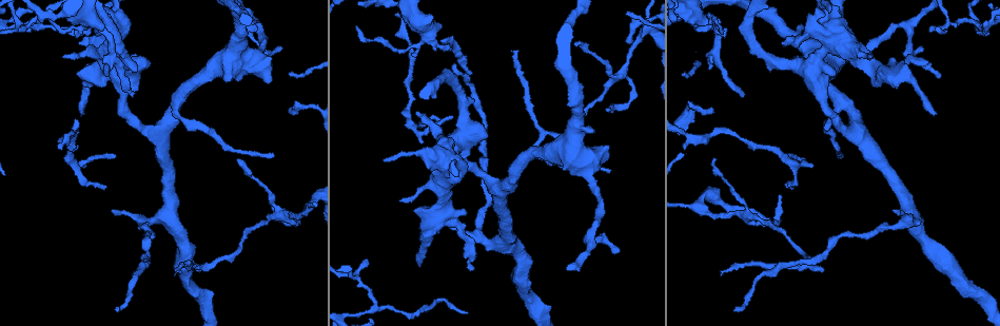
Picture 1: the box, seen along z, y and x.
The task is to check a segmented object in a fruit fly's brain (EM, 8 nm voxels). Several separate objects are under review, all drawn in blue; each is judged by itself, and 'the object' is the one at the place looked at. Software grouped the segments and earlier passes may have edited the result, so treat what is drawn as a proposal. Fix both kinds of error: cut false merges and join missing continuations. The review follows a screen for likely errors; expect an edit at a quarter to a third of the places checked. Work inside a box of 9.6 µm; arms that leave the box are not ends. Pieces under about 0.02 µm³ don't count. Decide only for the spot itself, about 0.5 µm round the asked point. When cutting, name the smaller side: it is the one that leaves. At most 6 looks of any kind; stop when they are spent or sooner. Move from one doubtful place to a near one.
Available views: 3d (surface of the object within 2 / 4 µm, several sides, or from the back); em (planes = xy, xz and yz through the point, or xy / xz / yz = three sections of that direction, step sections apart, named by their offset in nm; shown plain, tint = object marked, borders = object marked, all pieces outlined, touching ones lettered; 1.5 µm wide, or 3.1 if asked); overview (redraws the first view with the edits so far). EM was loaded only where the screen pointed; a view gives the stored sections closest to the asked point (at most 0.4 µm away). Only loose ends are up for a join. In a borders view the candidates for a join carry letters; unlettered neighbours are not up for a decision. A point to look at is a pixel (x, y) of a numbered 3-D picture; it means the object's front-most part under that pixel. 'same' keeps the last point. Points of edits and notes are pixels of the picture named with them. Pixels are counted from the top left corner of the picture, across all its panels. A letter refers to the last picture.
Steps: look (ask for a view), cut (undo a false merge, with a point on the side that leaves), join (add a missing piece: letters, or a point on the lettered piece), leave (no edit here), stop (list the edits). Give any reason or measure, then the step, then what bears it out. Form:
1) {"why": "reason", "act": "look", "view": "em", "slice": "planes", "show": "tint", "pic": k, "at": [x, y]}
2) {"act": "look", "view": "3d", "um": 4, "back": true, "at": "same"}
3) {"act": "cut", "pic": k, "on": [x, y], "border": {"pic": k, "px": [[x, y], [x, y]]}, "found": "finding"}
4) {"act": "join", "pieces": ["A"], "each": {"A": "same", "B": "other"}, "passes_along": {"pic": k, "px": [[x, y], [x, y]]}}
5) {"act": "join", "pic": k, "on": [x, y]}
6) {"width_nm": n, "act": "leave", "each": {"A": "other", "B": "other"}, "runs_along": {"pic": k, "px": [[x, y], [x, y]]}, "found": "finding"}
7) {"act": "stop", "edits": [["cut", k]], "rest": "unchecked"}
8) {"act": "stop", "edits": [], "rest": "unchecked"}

{"why": "abrupt turn", "act": "look", "view": "em", "slice": "xz", "step": 8, "show": "tint", "pic": 1, "at": [354, 278]}

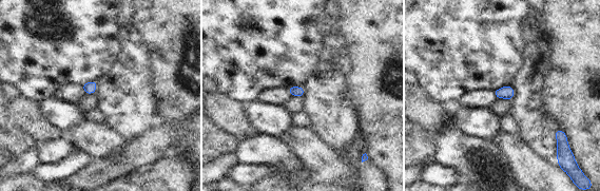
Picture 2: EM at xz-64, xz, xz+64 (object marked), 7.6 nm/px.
{"act": "look", "view": "em", "slice": "planes", "show": "borders", "at": "same"}

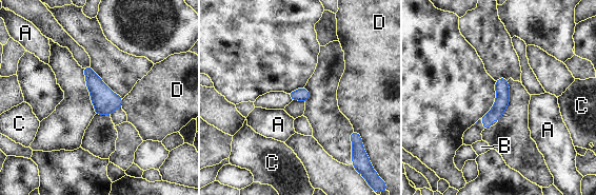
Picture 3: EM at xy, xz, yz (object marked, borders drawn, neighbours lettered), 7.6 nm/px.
{"act": "leave", "each": {"A": "other", "B": "other", "C": "other", "D": "other"}, "found": "one neuron here"}

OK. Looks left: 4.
{"act": "look", "view": "3d", "um": 4, "back": true, "pic": 1, "at": [821, 272]}

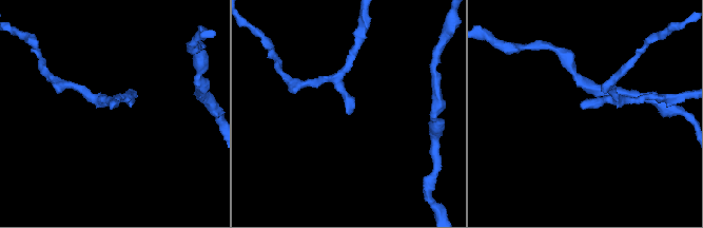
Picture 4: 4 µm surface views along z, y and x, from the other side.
{"why": "shape alone is not enough", "act": "look", "view": "em", "slice": "yz", "step": 8, "show": "borders", "pic": 4, "at": [583, 108]}

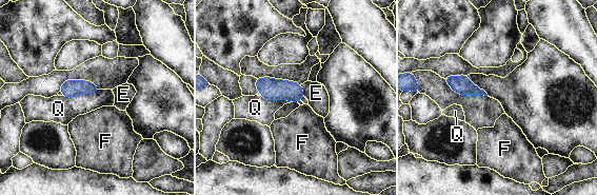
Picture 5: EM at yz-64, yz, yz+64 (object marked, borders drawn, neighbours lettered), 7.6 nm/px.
{"longest_contact_nm": ["Q", 300], "act": "join", "pieces": ["E"], "each": {"E": "same", "F": "other", "Q": "other"}, "passes_along": {"pic": 5, "px": [[271, 89], [302, 91], [316, 93]]}, "found": "the neuron continues"}

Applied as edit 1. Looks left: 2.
{"why": "redraw", "act": "look", "view": "overview"}

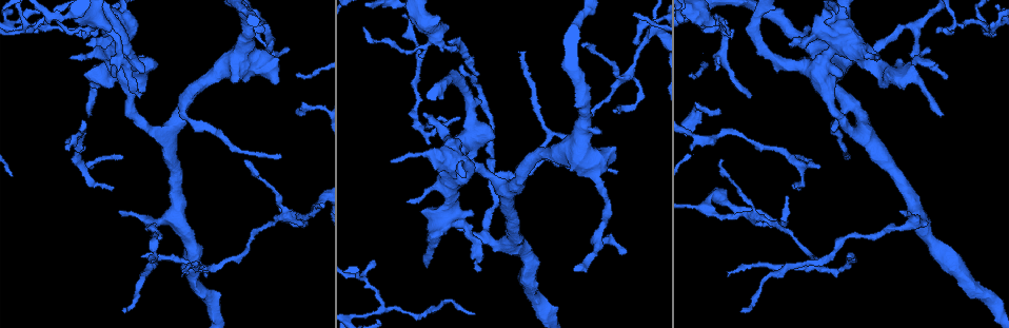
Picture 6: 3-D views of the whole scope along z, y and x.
{"why": "long arm stops here", "act": "look", "view": "em", "slice": "planes", "show": "borders", "pic": 6, "at": [749, 95]}

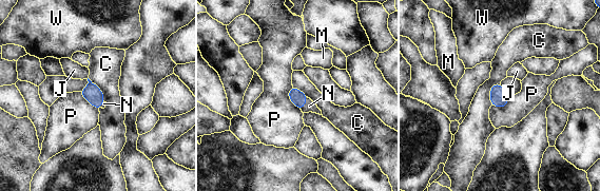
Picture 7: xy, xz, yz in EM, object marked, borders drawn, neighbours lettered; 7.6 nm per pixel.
{"width_nm": 110, "longest_contact_nm": ["P", 220], "act": "join", "pieces": ["N"], "each": {"C": "other", "J": "other", "M": "other", "N": "same", "P": "other", "W": "other"}, "found": "the neuron continues"}

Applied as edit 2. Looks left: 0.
{"act": "stop", "edits": [["join", 5], ["join", 7]], "rest": "unchecked"}

